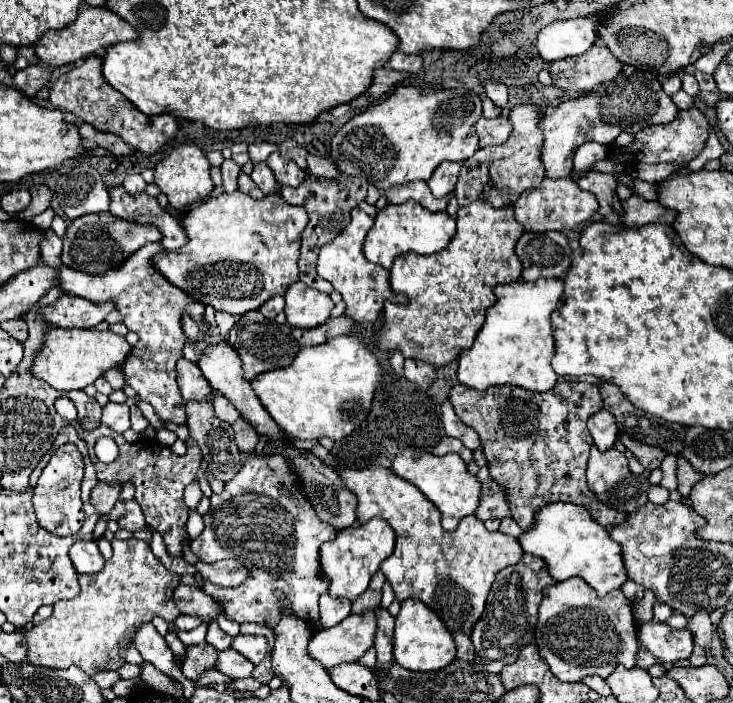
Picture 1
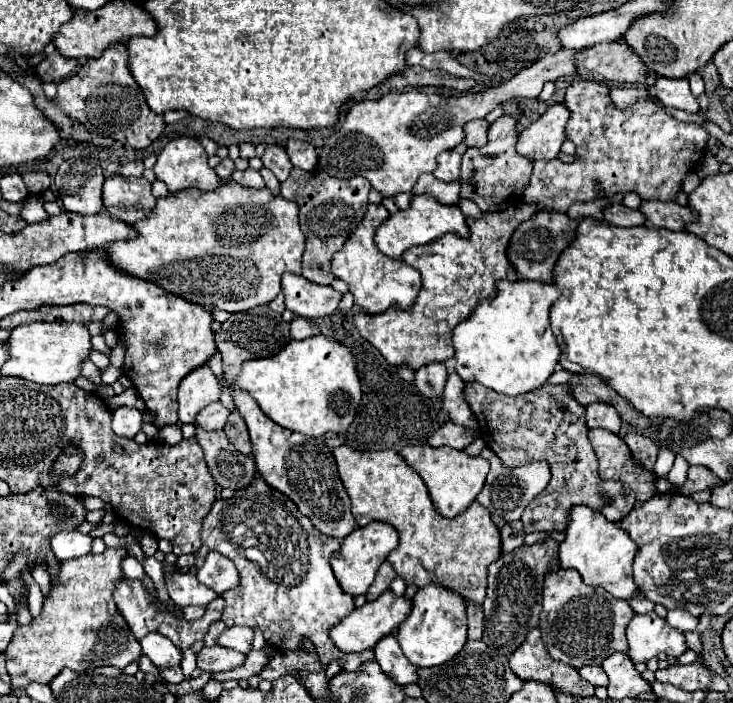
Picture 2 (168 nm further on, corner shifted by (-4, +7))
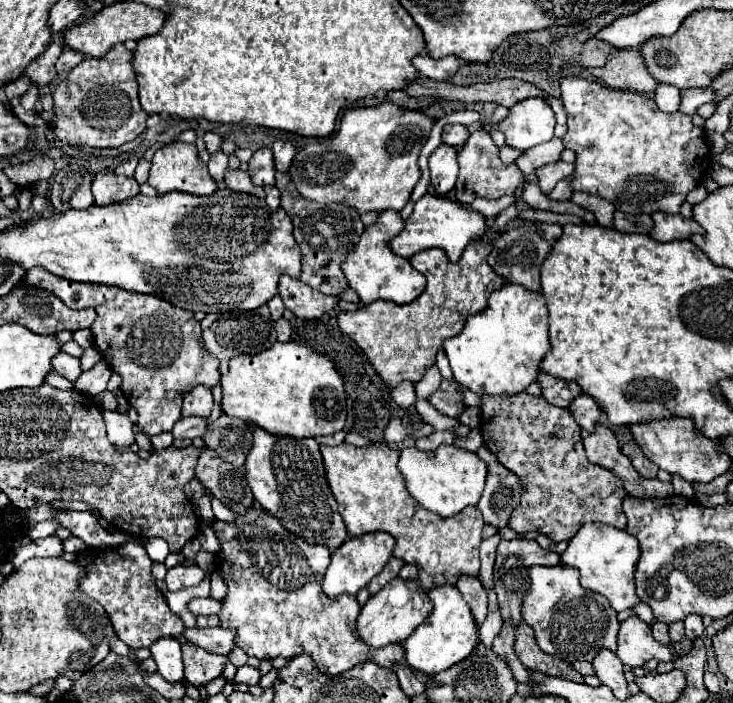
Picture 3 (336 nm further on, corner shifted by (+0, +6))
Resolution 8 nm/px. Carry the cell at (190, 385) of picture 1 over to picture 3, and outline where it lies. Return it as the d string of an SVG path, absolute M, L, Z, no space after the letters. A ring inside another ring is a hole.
M196 385L182 395L182 417L188 415L210 415L212 411L212 391L206 385Z

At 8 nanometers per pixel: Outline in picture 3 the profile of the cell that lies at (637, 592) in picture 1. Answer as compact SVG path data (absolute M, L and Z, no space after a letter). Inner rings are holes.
M632 615L622 621L618 631L618 651L616 655L626 667L644 665L650 659L656 661L676 661L676 651L672 645L664 645L654 639L652 627L640 617Z

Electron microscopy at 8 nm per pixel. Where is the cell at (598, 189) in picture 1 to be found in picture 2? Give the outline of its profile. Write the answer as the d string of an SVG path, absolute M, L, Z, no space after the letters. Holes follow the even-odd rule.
M614 204L604 210L604 220L614 226L642 226L646 222L646 216L640 212L634 212L622 204Z

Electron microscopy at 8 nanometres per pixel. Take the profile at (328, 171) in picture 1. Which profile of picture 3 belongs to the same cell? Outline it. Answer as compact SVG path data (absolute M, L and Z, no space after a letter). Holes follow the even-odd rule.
M282 139L274 141L272 151L274 151L274 163L276 163L278 171L288 171L296 153L298 153L290 141L282 141Z

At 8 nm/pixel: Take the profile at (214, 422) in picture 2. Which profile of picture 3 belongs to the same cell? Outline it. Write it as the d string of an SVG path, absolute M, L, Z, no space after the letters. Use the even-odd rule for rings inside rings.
M182 417L172 429L172 435L176 439L196 439L202 437L208 429L208 417Z

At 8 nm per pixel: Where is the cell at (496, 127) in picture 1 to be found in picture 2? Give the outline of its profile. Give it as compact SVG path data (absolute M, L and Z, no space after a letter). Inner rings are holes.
M472 120L464 126L464 132L466 132L466 140L464 144L468 148L472 146L484 146L488 142L486 138L486 132L488 132L488 122L486 120Z

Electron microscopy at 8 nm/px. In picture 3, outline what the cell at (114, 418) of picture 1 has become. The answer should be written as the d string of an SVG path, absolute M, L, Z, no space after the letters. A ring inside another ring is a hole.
M104 411L104 423L108 439L118 447L128 447L134 443L134 423L120 411Z

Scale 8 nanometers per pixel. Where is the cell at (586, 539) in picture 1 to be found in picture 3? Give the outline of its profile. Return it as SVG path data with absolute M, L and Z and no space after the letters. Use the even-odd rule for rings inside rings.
M586 523L568 541L566 551L560 555L562 565L580 571L580 585L588 591L604 595L616 611L624 611L640 603L634 589L634 569L640 557L640 547L634 535L604 523Z

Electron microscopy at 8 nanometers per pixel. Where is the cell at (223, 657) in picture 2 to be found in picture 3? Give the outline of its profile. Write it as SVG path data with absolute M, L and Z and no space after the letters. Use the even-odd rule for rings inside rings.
M184 643L182 653L184 653L184 677L188 683L196 687L206 685L214 677L222 675L228 663L228 655L208 653L206 649L192 643Z

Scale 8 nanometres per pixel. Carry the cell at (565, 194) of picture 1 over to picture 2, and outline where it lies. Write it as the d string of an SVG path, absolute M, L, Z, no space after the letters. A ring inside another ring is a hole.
M574 80L564 94L562 102L570 110L570 120L566 124L566 136L576 144L576 160L562 164L560 160L538 160L534 162L534 172L530 184L524 190L524 202L540 204L540 210L550 208L554 212L566 212L574 202L594 200L600 192L606 194L613 180L613 195L636 192L642 200L662 200L674 202L676 194L682 190L682 180L698 164L706 152L706 142L710 134L698 126L680 122L666 114L654 98L640 98L626 110L620 110L610 98L610 86L590 80Z

